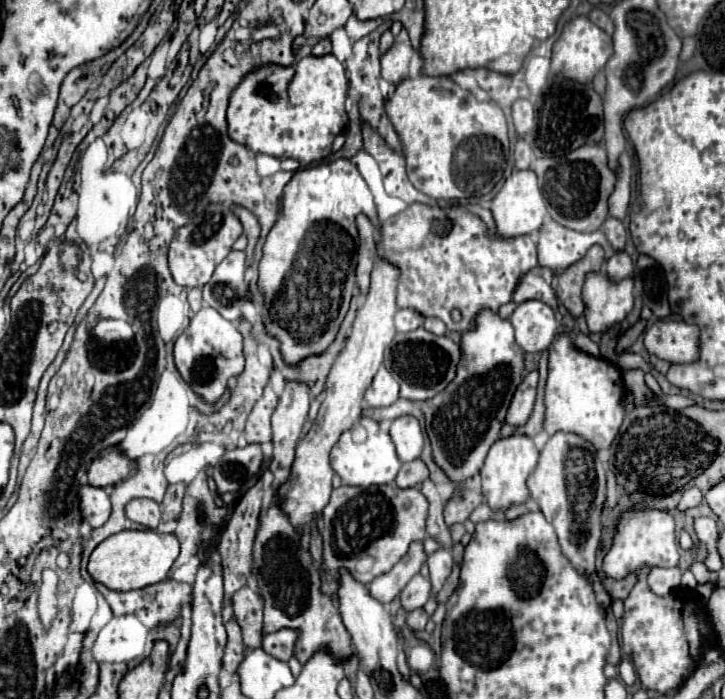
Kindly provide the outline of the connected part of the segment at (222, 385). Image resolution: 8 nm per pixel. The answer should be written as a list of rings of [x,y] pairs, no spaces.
[[[202,307],[190,321],[188,329],[176,339],[174,361],[180,375],[190,383],[190,387],[204,397],[206,403],[216,403],[228,389],[228,379],[236,377],[244,369],[242,357],[242,335],[236,325],[220,317],[216,309]]]

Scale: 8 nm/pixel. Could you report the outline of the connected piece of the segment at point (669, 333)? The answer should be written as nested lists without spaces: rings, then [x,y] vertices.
[[[658,319],[646,329],[644,345],[648,353],[656,353],[660,359],[666,359],[670,363],[694,363],[700,357],[700,329],[698,325],[676,319]]]

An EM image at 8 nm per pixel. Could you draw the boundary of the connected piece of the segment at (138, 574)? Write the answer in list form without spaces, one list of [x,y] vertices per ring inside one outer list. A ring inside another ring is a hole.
[[[154,529],[120,531],[104,539],[92,551],[86,569],[96,583],[102,583],[112,591],[132,591],[164,581],[178,553],[180,553],[180,543],[172,533],[158,533]]]

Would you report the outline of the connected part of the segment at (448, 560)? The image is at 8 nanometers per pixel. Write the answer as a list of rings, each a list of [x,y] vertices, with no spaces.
[[[438,549],[428,557],[428,569],[430,569],[430,581],[432,581],[432,595],[436,595],[444,581],[448,579],[450,571],[452,571],[452,555],[448,549]]]

